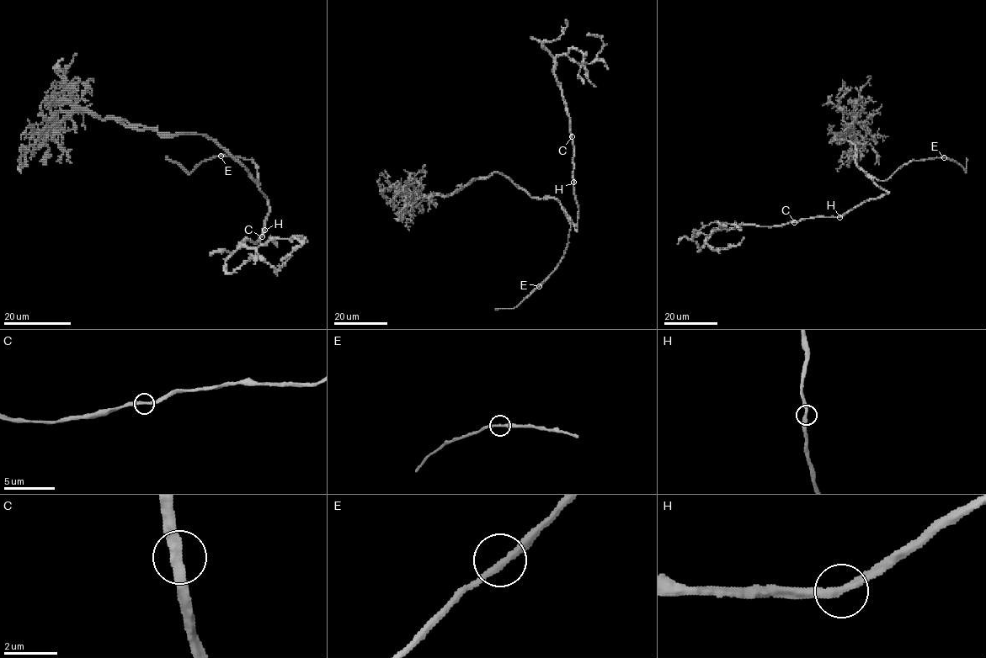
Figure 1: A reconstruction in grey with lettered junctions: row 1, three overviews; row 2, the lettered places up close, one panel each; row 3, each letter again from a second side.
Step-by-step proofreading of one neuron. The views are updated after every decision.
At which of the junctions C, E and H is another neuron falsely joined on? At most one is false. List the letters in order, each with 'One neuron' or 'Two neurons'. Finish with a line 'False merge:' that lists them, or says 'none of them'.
C: One neuron
E: One neuron
H: One neuron
False merge: none of them

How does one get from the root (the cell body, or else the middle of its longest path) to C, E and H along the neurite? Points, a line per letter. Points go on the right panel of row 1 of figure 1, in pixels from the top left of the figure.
C: (883, 188), (888, 192), (860, 203), (841, 216), (806, 218), (794, 222)
E: (883, 188), (869, 176), (887, 180), (911, 161), (944, 157)
H: (883, 188), (888, 192), (860, 203), (840, 216)

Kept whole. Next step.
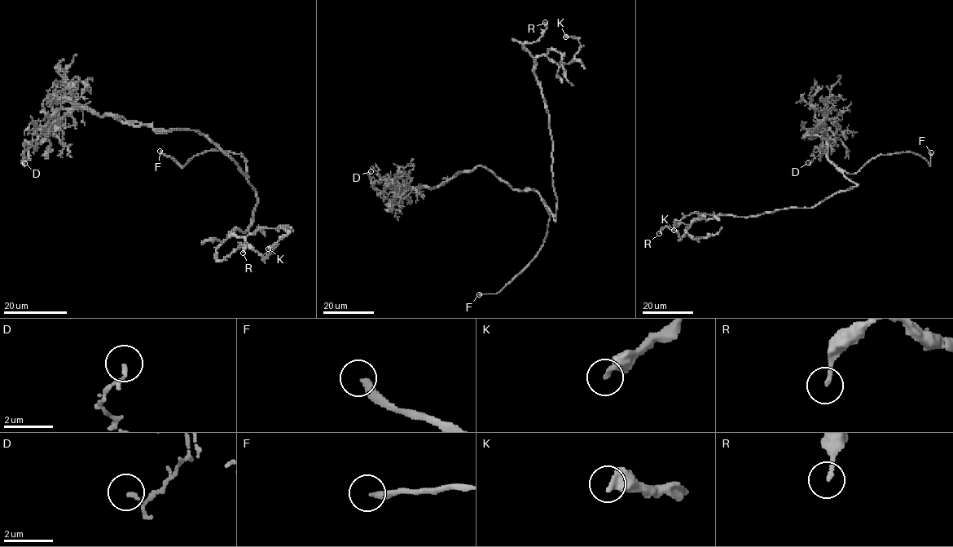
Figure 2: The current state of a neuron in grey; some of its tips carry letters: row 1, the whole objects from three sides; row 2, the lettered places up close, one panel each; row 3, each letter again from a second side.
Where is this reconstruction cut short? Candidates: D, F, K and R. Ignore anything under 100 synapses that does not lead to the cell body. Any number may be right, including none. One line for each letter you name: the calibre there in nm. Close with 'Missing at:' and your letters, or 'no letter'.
F: calibre 280 nm
Missing at: F

